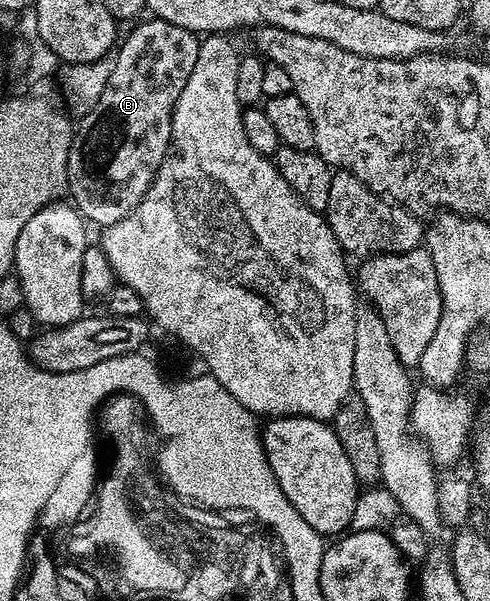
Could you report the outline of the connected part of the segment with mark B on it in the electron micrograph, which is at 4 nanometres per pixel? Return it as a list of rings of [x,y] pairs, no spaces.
[[[140,20],[140,25],[124,39],[123,46],[121,41],[100,101],[82,118],[83,126],[79,125],[74,134],[68,158],[69,193],[71,197],[75,196],[73,204],[84,222],[92,226],[106,227],[128,217],[132,211],[131,204],[151,186],[160,163],[171,149],[171,120],[175,104],[181,91],[185,91],[185,83],[189,83],[189,75],[193,75],[193,63],[197,63],[200,38],[196,34],[185,27],[177,27],[177,23],[150,20]]]

